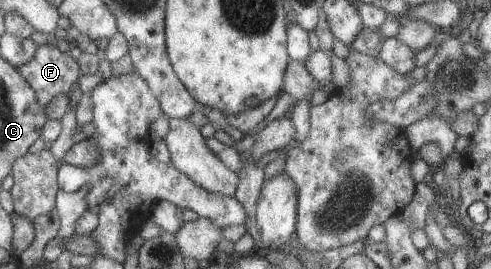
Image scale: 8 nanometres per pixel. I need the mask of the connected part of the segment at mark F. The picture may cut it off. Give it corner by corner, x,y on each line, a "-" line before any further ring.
54,42
41,45
35,58
19,69
36,90
37,99
43,106
49,105
61,93
70,96
81,77
77,59
71,57
69,52
63,53

